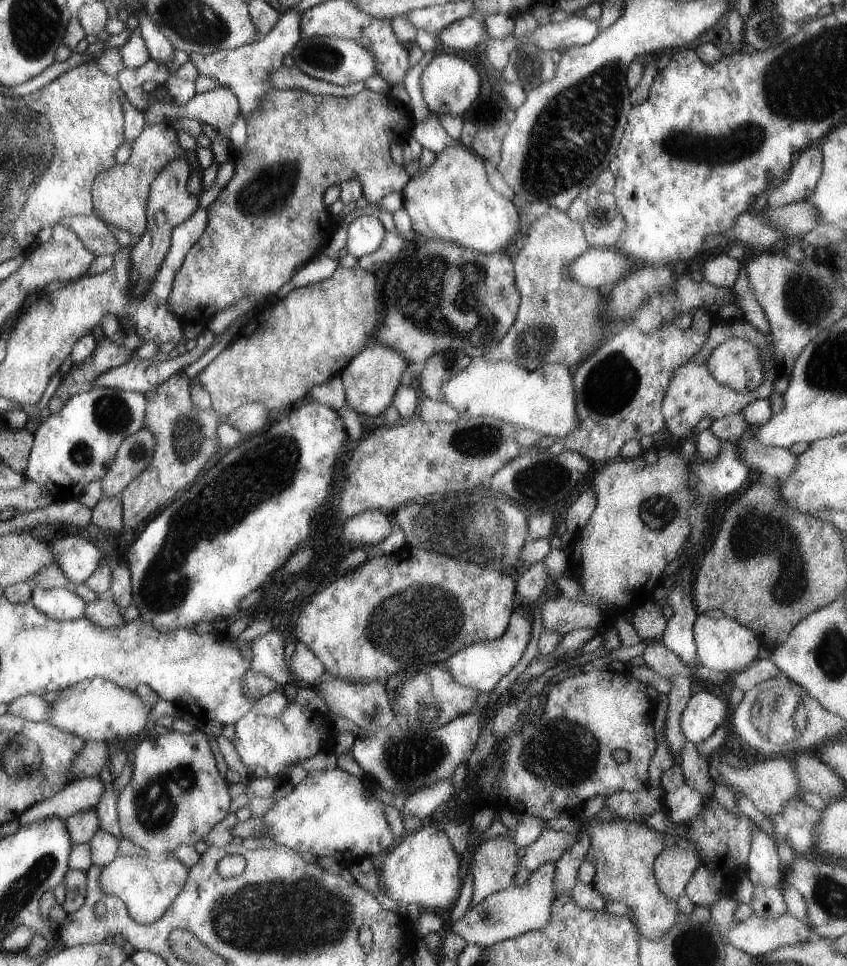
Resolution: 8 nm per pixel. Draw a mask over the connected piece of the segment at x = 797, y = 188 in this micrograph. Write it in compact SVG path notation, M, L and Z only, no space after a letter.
M817 144L805 148L779 185L770 192L767 207L783 207L800 202L813 191L820 180L823 154Z

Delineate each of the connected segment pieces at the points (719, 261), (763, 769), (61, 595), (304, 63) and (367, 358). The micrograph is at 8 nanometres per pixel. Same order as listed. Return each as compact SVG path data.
M713 251L703 265L703 278L714 286L732 289L740 274L741 265L741 262L729 255Z
M718 755L709 761L709 775L716 784L728 786L732 791L737 789L746 798L752 800L754 806L769 818L778 814L782 805L787 800L794 798L801 789L800 779L795 773L792 755L774 757L770 760L765 759L764 762L742 768L730 766Z
M70 586L35 588L31 591L30 603L47 618L57 621L71 621L84 617L87 605Z
M310 37L300 39L292 49L295 65L308 76L345 87L352 83L364 83L378 74L374 55L359 41L338 37Z
M372 341L338 374L344 387L345 403L348 403L358 414L366 414L366 416L382 414L393 402L397 388L401 385L402 374L406 372L408 366L409 360L397 350Z

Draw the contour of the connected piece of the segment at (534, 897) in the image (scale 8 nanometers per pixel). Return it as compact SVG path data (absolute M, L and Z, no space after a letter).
M545 862L533 870L523 885L511 884L508 888L496 891L482 902L465 912L464 916L450 926L450 932L461 936L467 945L482 948L516 938L524 933L538 930L549 922L551 906L556 898L553 889L555 863Z

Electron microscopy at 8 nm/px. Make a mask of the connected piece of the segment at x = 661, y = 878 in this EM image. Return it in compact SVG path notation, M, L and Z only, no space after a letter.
M668 845L656 857L653 864L655 879L660 892L670 900L676 901L685 894L687 882L699 865L696 852Z

